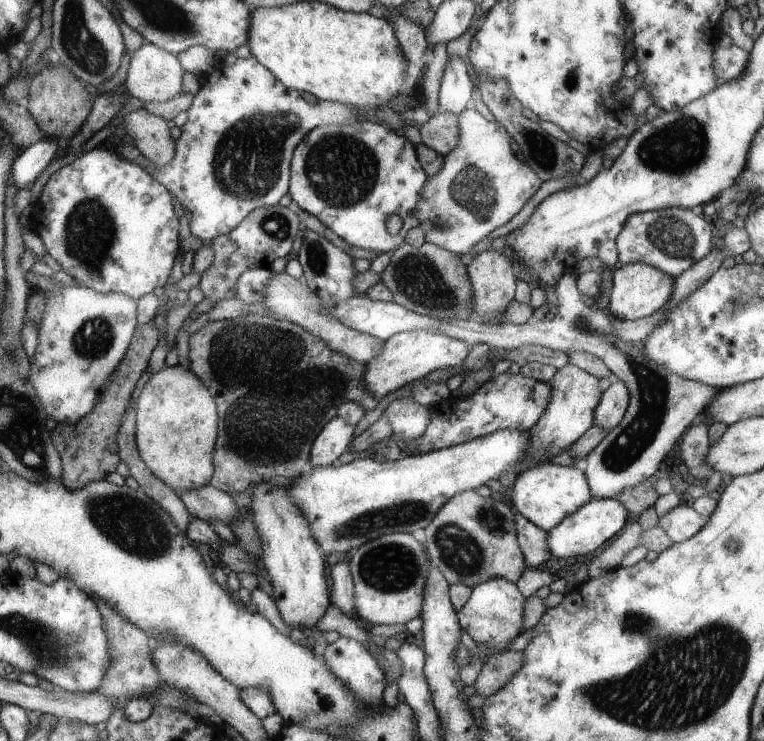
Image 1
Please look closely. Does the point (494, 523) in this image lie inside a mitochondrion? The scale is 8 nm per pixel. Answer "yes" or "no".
yes

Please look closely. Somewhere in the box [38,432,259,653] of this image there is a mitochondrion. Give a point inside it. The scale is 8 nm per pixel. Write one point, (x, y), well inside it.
(133, 524)

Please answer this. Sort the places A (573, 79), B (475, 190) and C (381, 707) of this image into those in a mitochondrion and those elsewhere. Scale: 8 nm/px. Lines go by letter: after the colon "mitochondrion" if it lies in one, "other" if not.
A: mitochondrion
B: mitochondrion
C: other

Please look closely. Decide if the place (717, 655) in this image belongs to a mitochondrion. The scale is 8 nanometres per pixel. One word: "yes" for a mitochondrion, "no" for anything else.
yes

